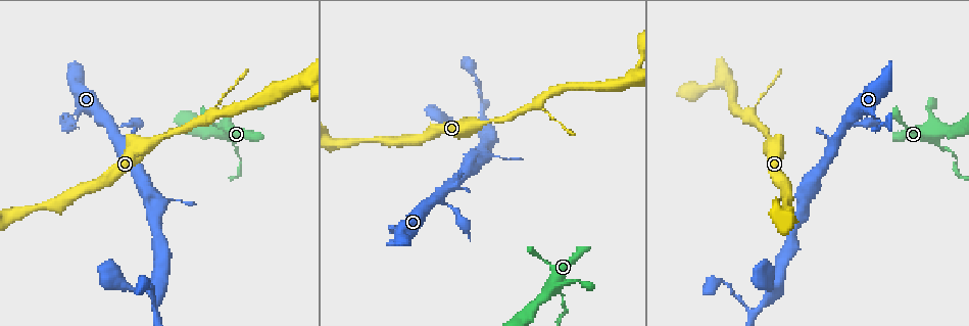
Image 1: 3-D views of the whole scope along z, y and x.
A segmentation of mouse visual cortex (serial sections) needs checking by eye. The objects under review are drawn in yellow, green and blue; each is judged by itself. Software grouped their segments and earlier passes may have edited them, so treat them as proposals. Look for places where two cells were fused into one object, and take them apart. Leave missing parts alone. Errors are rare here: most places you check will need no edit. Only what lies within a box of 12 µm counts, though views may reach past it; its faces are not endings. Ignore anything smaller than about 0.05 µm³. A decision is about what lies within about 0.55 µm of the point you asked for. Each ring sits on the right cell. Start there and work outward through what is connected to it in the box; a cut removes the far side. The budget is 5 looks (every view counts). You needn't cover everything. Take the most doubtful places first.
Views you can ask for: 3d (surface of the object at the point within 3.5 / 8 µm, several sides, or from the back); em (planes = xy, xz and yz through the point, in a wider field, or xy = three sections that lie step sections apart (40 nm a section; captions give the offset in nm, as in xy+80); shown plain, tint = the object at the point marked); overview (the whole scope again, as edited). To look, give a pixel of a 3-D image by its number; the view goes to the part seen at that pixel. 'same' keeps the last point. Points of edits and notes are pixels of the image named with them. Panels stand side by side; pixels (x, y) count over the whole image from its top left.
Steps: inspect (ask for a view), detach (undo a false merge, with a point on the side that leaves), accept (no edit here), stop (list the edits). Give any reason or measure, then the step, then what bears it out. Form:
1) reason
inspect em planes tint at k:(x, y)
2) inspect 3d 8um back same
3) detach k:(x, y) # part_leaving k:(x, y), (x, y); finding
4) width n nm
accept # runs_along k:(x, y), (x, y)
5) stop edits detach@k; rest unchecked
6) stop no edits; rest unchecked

thick turns thin
inspect 3d 8um at 1:(882, 122)

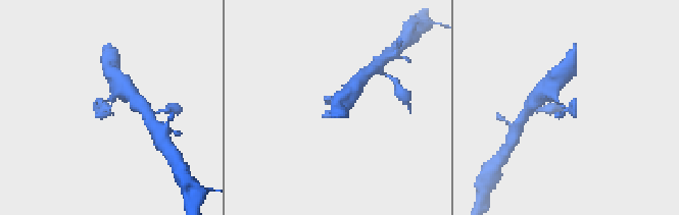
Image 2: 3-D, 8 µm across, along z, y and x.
inspect em xy step 2 tint at 2:(565, 108)

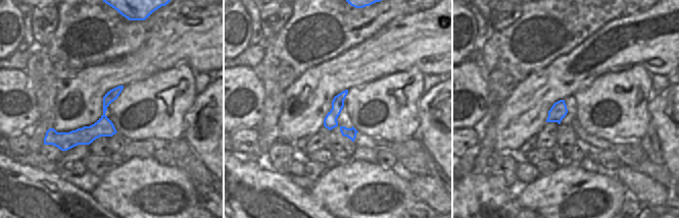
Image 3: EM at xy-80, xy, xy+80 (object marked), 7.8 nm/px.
accept # runs_along 3:(118, 89), (90, 133), (53, 142); continuous, no second cell

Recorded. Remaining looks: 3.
sharp bend
inspect 3d 3.5um at 1:(939, 129)

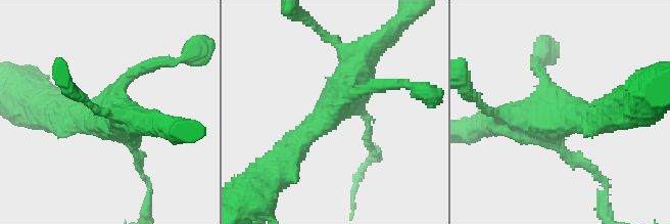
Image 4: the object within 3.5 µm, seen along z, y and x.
arms 4; arm_widths 150, 200, 300, 400 nm; need the tissue
inspect em xy step 3 tint at 4:(558, 116)

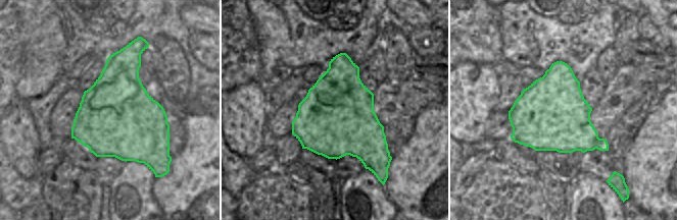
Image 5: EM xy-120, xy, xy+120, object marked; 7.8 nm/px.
width 600 nm
accept # runs_along 4:(368, 49), (352, 86), (295, 143); one cell here

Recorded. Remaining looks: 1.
stop no edits; rest unchecked

